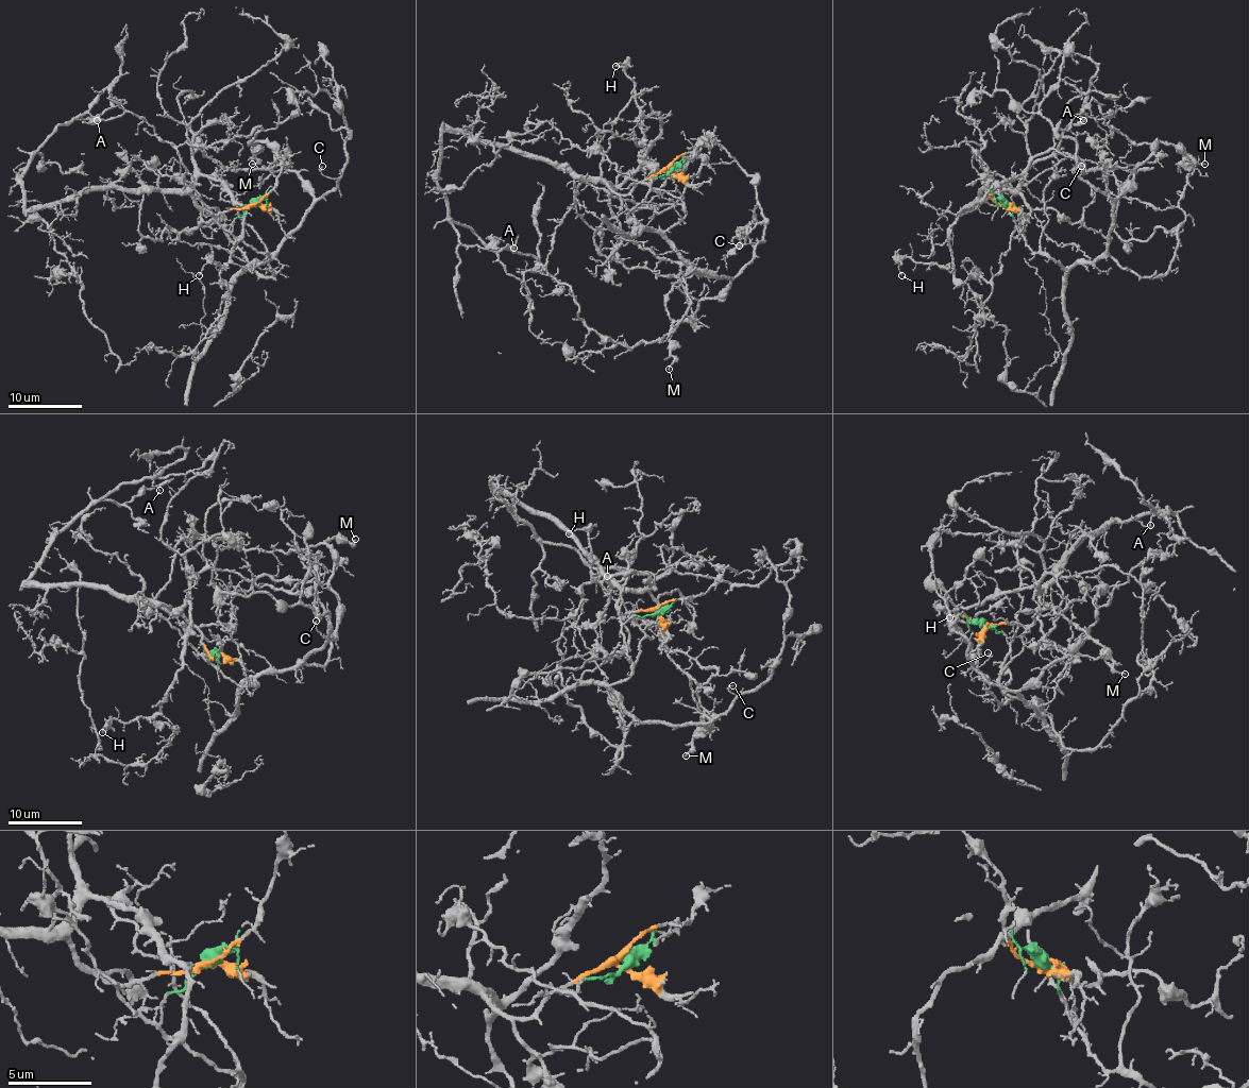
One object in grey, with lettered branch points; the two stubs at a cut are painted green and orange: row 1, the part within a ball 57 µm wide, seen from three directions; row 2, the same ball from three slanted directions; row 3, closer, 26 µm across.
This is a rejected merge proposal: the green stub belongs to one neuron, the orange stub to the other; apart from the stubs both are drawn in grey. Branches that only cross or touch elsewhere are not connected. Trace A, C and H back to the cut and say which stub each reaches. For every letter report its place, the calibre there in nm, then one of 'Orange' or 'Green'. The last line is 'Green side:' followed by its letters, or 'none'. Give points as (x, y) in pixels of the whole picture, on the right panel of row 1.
A: Place: (1083, 120). Thickness 110 nm. Orange
C: Place: (1081, 166). Thickness 130 nm. Green
H: Place: (901, 275). Thickness 140 nm. Orange
Green side: C

